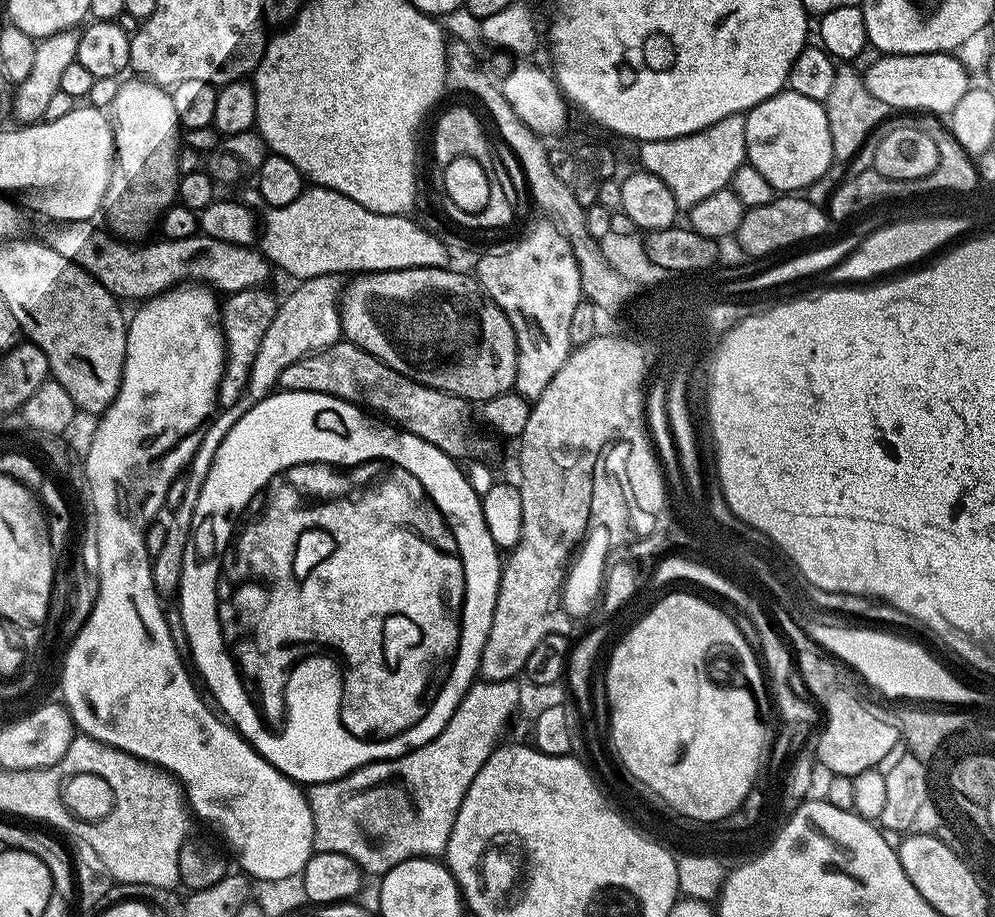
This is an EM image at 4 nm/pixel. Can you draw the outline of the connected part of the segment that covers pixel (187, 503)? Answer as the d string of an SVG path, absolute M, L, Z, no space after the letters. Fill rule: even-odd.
M315 276L309 280L299 281L295 285L297 288L285 300L279 301L274 318L270 322L270 326L266 328L266 334L262 336L258 354L248 375L248 387L245 388L244 395L234 406L224 408L203 429L202 435L204 437L201 438L200 445L197 446L196 453L192 456L192 461L189 459L186 464L186 479L184 480L186 495L183 496L178 510L170 513L172 521L167 521L166 542L163 544L162 550L158 550L158 554L151 557L154 586L160 584L160 576L168 576L168 580L172 580L172 584L180 586L184 551L192 533L194 506L198 506L198 494L202 490L202 482L206 482L206 474L210 474L214 454L218 454L218 446L222 446L222 438L226 438L226 434L230 434L234 422L238 422L238 418L242 418L242 414L253 408L258 401L265 400L267 396L272 395L280 383L282 370L286 370L286 366L290 366L290 362L298 362L302 358L311 356L314 352L321 352L324 348L329 348L330 345L341 339L338 286L336 288L333 282L332 276Z

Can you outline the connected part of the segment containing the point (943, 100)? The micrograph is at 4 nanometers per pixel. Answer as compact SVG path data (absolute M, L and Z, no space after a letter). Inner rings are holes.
M947 52L897 56L880 54L875 58L877 60L862 72L864 86L870 94L874 94L874 98L886 102L890 110L917 108L916 112L920 114L948 114L970 87L969 71L955 55Z

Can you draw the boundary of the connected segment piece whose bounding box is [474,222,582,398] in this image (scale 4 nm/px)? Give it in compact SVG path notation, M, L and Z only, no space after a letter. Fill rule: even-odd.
M555 223L536 224L517 244L501 252L488 252L476 264L475 279L496 305L503 310L516 335L516 383L515 391L525 398L535 398L550 386L550 378L562 370L566 358L573 350L570 340L570 320L575 307L582 299L578 262L574 250Z

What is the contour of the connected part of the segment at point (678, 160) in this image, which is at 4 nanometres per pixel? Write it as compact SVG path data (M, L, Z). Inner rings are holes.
M743 115L727 116L694 134L669 140L646 140L639 145L639 167L662 178L681 209L691 209L702 198L710 198L731 183L734 170L746 160L746 122Z

